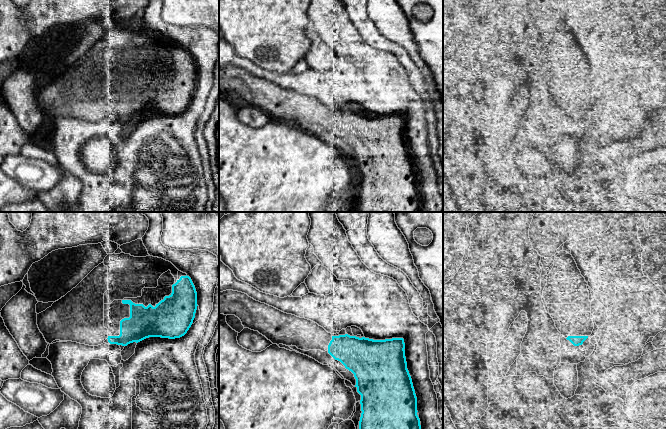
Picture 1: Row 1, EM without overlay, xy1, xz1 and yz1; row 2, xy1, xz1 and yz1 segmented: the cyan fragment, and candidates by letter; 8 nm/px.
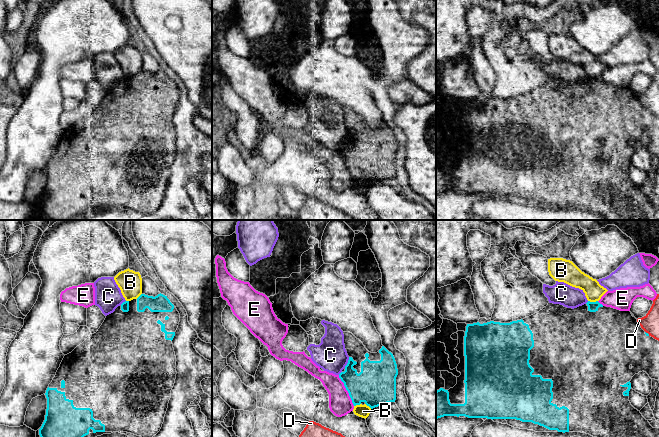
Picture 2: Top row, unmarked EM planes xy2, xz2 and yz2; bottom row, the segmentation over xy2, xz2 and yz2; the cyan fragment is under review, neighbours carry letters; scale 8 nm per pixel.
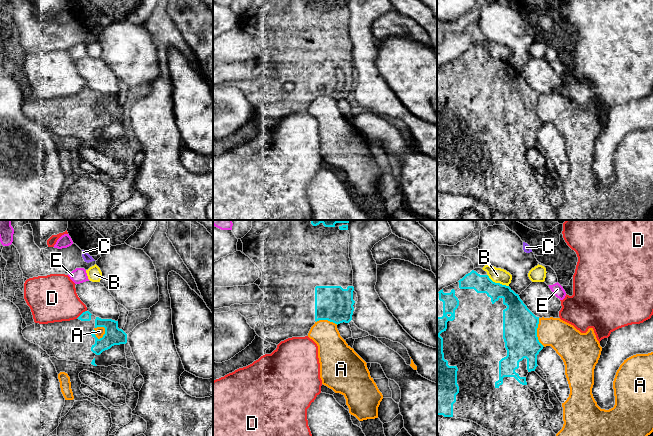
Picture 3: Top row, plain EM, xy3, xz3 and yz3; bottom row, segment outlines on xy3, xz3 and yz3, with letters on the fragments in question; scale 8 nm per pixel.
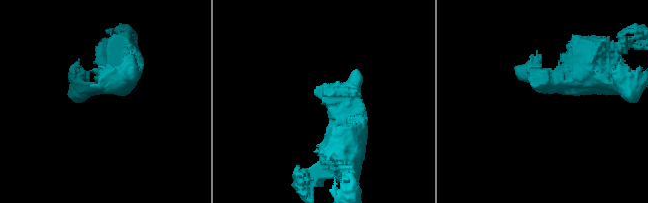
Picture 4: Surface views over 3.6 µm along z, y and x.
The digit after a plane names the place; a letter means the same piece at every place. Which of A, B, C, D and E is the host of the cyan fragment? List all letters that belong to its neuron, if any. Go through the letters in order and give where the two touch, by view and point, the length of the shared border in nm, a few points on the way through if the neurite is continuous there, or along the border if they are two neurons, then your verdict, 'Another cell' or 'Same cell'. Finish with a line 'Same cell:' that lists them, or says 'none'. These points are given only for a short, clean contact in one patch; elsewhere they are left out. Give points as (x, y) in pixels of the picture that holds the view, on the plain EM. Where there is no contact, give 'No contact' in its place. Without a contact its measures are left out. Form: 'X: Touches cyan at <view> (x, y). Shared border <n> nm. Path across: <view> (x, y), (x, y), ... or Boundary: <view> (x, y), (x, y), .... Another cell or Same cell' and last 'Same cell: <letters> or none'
A: Touches cyan at xy3 (105, 109). Shared border 120 nm. Boundary: xy3 (103, 102), (104, 109), (98, 115). Another cell
B: Touches cyan at yz3 (497, 59). Shared border 200 nm. Boundary: yz3 (487, 50), (493, 57), (508, 62). Another cell
C: Touches cyan at xz2 (348, 138). Shared border 100 nm. Boundary: xz2 (349, 133), (344, 143). Another cell
D: Touches cyan at xy3 (82, 89). Shared border 110 nm. Boundary: xy3 (86, 86), (76, 94). Another cell
E: Touches cyan at xz2 (346, 165). Shared border 280 nm. Another cell
Same cell: none

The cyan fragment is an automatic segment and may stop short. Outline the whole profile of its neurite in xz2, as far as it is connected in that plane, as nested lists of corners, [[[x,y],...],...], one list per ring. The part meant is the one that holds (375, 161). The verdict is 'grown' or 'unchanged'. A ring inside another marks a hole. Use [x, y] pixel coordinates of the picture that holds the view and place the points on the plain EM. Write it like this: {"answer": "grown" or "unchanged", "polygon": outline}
{"answer": "grown", "polygon": [[[343,108],[343,110],[349,136],[339,150],[339,154],[344,159],[353,181],[366,180],[373,185],[378,182],[386,182],[387,179],[395,178],[398,145],[393,130],[384,122],[377,129],[371,129],[352,109]]]}

